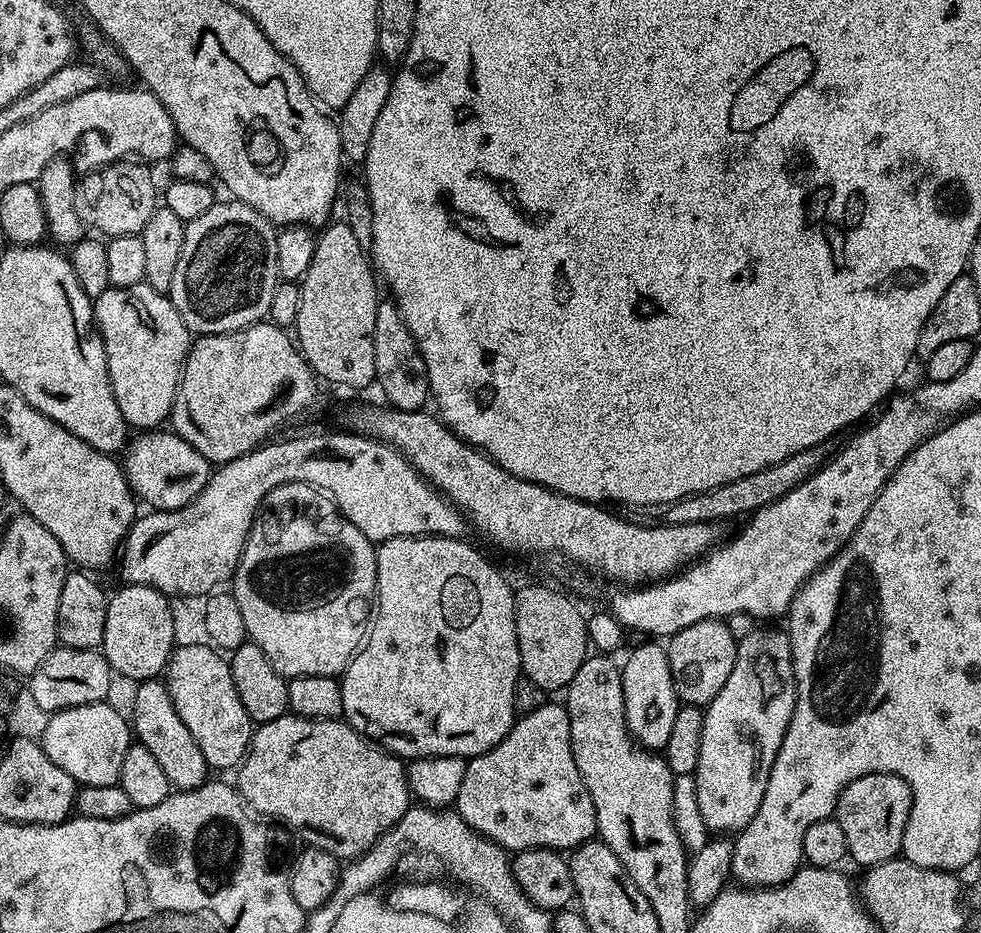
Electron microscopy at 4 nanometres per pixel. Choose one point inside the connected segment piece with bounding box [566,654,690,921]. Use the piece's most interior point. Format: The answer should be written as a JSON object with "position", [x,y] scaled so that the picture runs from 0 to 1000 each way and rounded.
{"position":[644,845]}

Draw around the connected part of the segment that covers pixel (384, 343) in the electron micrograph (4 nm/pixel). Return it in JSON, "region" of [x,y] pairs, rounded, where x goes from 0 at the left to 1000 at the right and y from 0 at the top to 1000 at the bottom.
{"region":[[[388,320],[383,327],[381,337],[381,392],[383,393],[382,411],[387,412],[391,424],[399,436],[407,442],[426,442],[437,432],[436,402],[434,388],[406,332],[399,320]]]}

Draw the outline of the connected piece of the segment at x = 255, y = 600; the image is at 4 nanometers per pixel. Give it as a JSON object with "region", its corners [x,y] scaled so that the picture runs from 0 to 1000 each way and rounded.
{"region":[[[296,517],[275,525],[271,534],[265,539],[265,548],[261,550],[261,558],[253,573],[251,585],[245,595],[245,601],[241,608],[241,615],[234,623],[236,640],[247,653],[247,662],[251,666],[253,686],[265,693],[267,701],[275,705],[275,714],[283,718],[283,722],[291,727],[300,725],[341,725],[346,726],[355,716],[360,703],[367,698],[377,672],[377,666],[381,660],[381,640],[383,637],[383,587],[380,580],[365,568],[350,551],[343,546],[343,538],[337,532],[325,523],[309,519],[308,517]]]}

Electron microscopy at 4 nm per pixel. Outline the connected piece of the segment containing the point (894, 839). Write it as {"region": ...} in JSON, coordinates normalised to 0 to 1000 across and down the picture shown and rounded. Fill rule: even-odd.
{"region":[[[883,830],[862,841],[856,848],[850,878],[862,894],[865,919],[880,928],[914,921],[922,907],[922,891],[929,867],[928,842],[911,830]]]}

